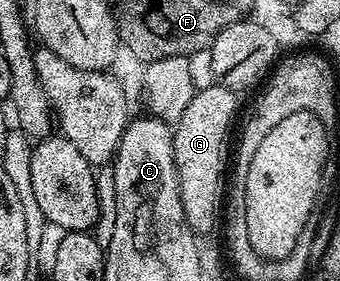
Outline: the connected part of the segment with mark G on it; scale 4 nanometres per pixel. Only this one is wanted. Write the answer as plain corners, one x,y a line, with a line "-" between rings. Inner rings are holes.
213,86
199,88
179,118
174,133
174,161
178,167
180,198
188,226
196,234
210,232
214,223
219,223
218,195
224,192
224,172
222,163
227,163
232,152
232,132
234,115
238,112
239,97
227,88

